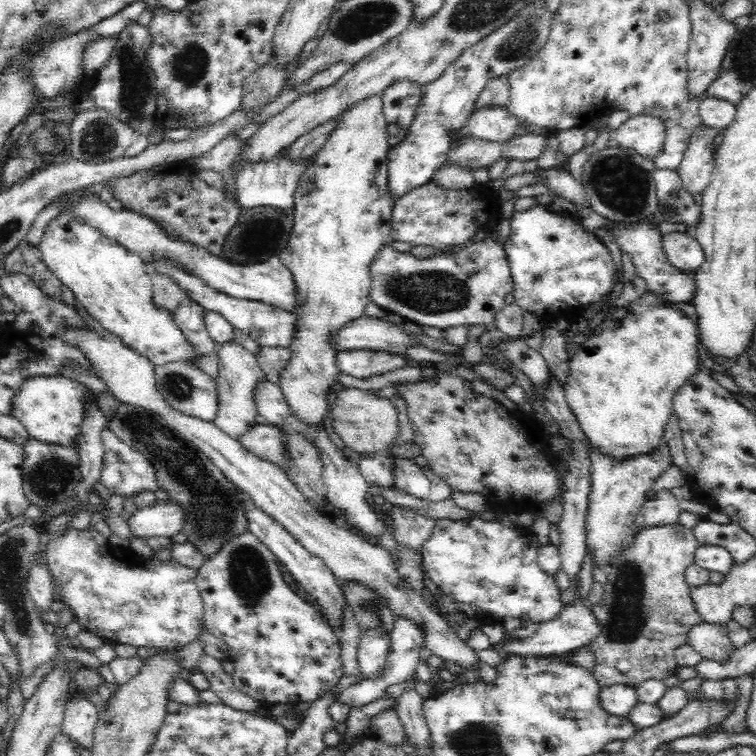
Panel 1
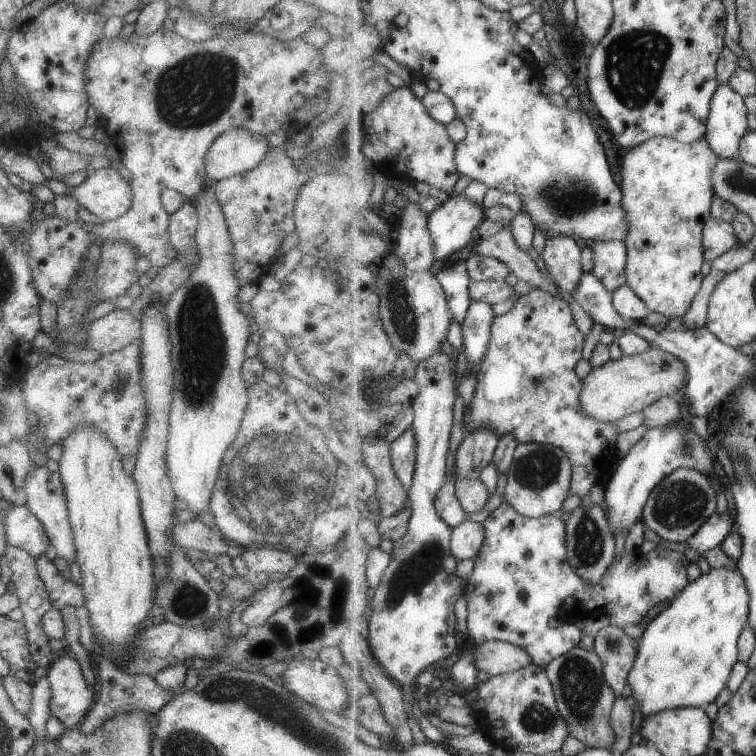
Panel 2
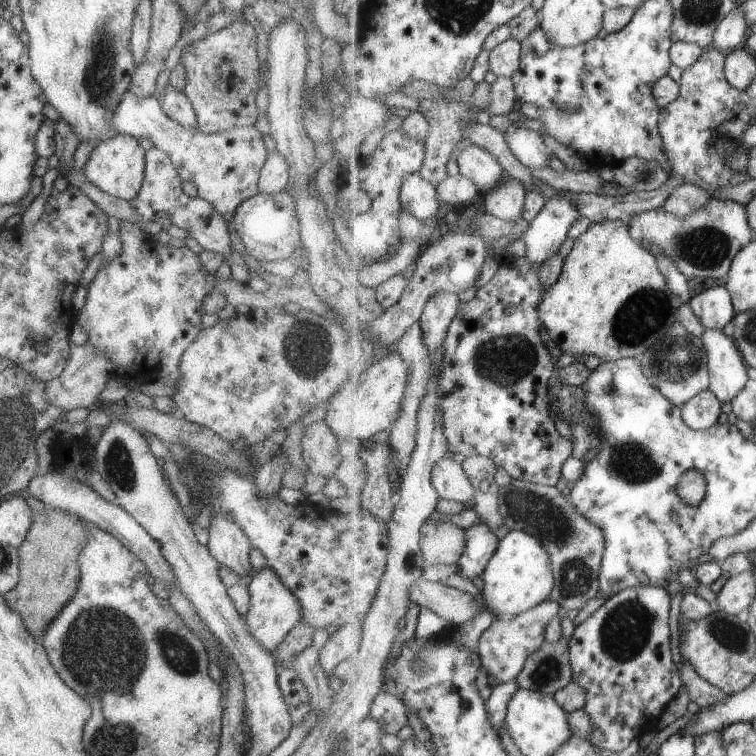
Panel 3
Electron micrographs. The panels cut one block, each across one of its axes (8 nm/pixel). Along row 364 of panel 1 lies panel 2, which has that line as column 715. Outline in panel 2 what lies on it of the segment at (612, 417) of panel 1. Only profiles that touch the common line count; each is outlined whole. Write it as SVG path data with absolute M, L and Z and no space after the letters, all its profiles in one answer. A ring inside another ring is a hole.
M721 567L718 569L711 568L706 574L702 574L694 581L691 581L672 601L669 606L664 608L659 614L646 626L638 645L638 655L628 676L628 682L631 690L633 690L633 700L635 700L644 716L657 714L664 710L674 709L677 707L704 707L707 704L715 702L715 698L725 690L729 676L733 672L733 668L740 661L738 642L742 632L745 630L749 622L750 615L750 592L748 591L748 582L739 569Z

